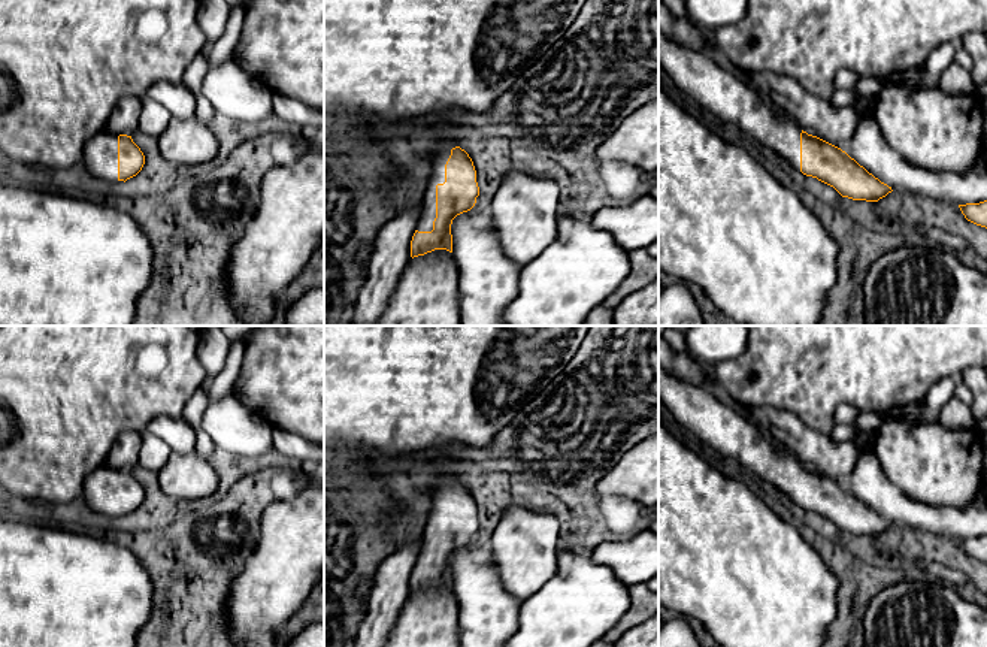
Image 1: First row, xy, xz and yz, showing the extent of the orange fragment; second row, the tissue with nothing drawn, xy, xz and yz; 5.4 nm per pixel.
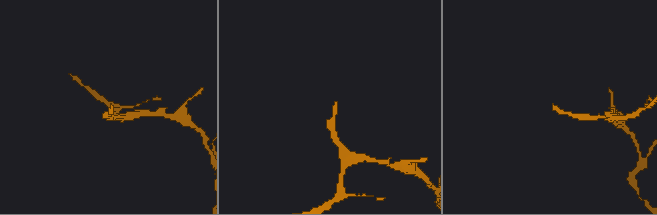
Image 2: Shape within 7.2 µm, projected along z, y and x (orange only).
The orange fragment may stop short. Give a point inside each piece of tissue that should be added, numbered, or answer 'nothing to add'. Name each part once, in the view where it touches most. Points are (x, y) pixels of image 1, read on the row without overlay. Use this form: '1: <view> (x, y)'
1: xz (439, 486)

